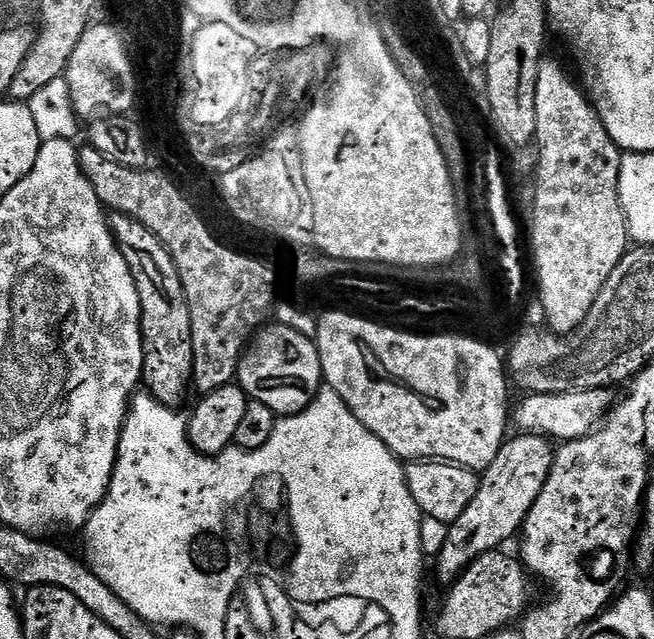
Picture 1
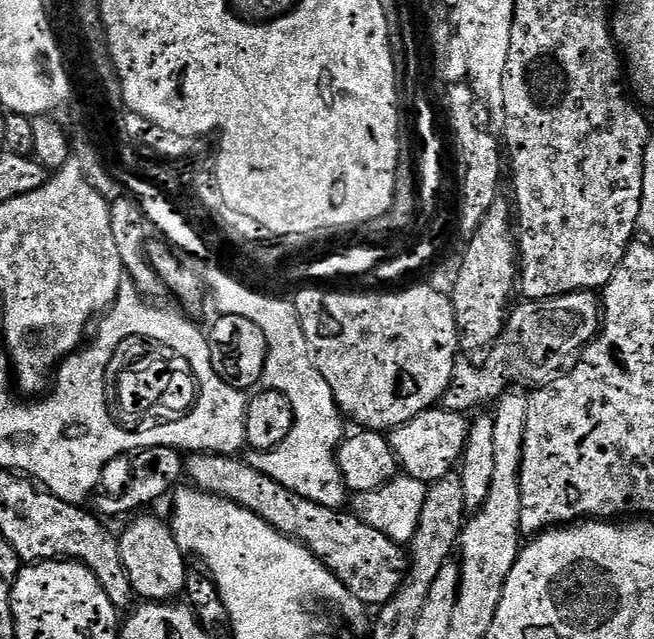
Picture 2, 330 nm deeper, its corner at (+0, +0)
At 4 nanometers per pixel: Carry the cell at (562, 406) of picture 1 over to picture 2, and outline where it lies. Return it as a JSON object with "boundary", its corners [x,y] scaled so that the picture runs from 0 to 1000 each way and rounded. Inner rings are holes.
{"boundary":[[[677,635],[656,640],[613,670],[598,671],[596,693],[607,728],[616,743],[631,745],[647,757],[659,759],[687,743],[705,725],[709,701],[716,696],[717,671],[719,657],[711,646],[693,645]]]}

